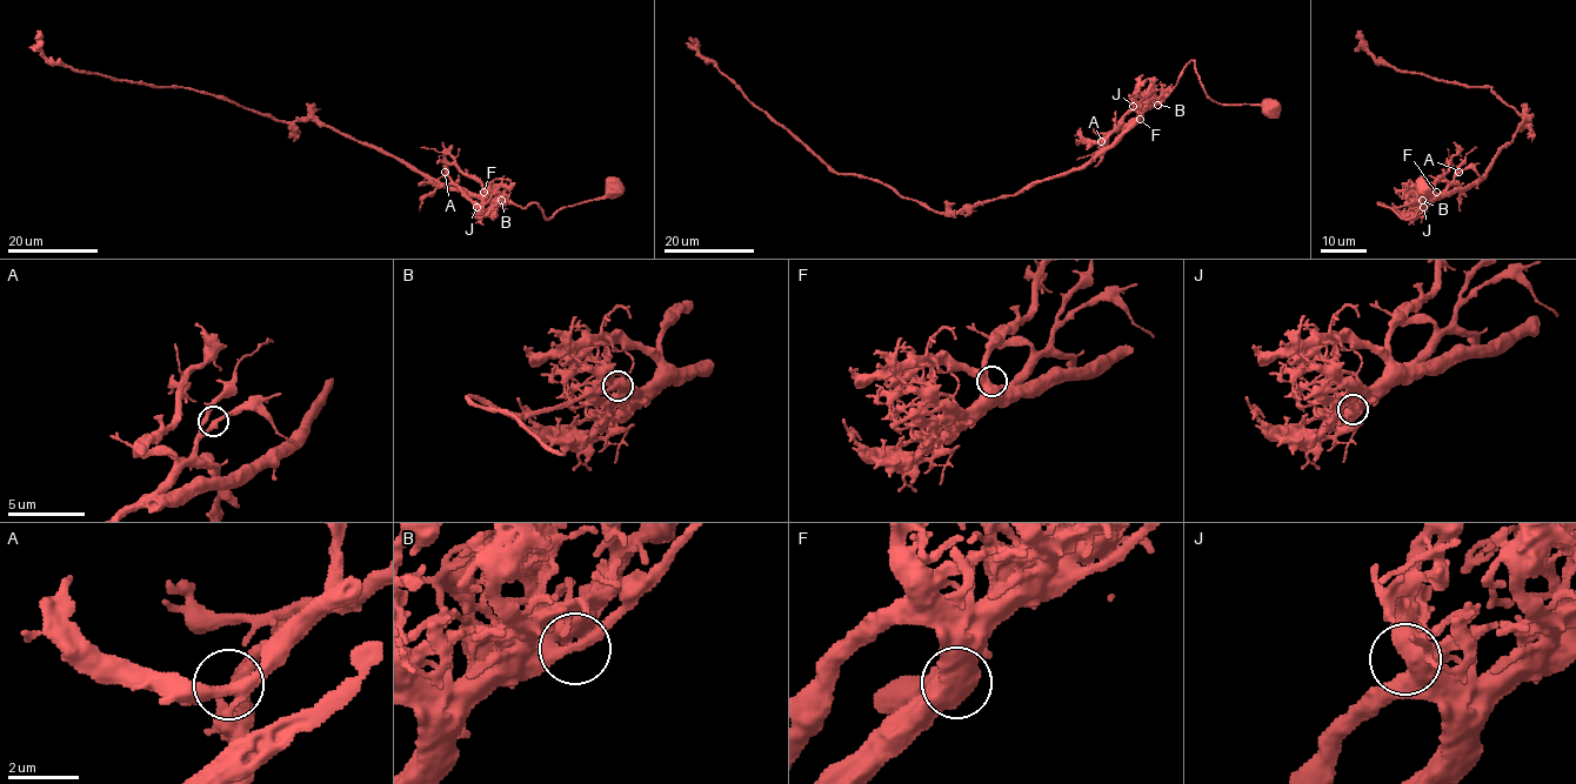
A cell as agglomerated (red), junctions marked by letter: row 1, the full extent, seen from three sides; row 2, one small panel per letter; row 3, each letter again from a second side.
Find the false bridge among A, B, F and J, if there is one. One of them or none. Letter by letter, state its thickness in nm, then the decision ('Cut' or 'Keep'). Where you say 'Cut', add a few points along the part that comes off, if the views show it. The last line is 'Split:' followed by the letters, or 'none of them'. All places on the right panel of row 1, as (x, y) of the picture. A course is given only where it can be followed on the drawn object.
A: Thickness 280 nm. Keep
B: Thickness 360 nm. Keep
F: Thickness 480 nm. Keep
J: Thickness 550 nm. Keep
Split: none of them

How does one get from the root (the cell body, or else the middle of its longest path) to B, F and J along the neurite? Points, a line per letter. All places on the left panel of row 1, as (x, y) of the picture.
B: (612, 191), (601, 198), (562, 207), (549, 219), (535, 203), (522, 208), (501, 200)
F: (612, 191), (601, 198), (562, 207), (549, 219), (535, 203), (526, 208), (491, 203), (483, 192)
J: (612, 191), (601, 198), (562, 207), (549, 219), (535, 203), (526, 208), (512, 203), (492, 209), (476, 207)

